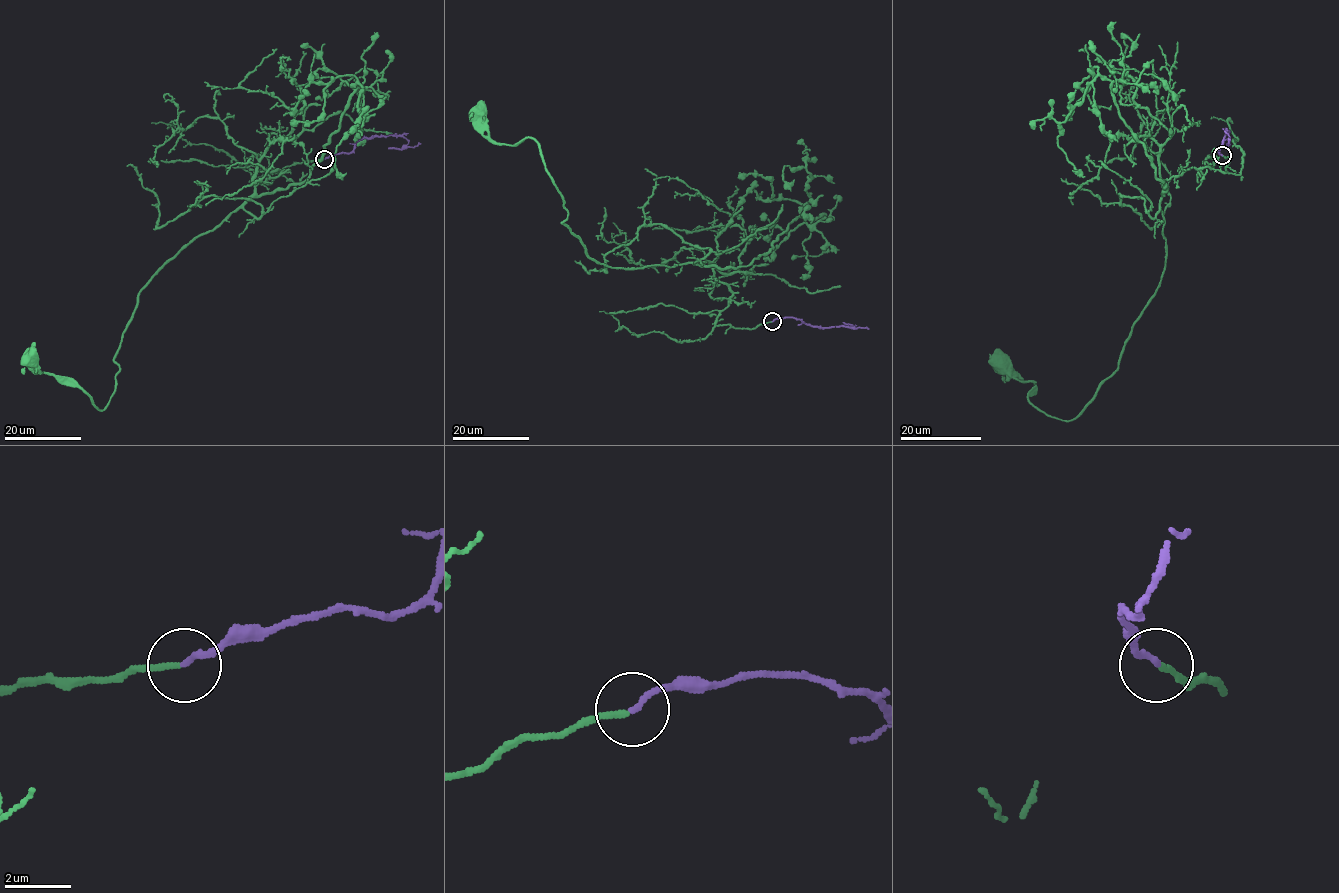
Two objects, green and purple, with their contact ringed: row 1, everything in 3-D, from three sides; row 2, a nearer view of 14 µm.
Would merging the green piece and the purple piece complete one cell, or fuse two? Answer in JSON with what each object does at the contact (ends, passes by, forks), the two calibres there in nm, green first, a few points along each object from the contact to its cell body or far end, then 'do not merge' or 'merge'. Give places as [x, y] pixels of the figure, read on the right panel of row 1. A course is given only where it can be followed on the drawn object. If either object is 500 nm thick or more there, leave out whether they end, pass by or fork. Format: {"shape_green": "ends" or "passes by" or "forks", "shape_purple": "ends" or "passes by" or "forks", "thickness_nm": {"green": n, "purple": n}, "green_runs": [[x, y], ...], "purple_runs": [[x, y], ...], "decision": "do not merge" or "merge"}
{"shape_green": "ends", "shape_purple": "ends", "thickness_nm": {"green": 180, "purple": 190}, "green_runs": [[1222, 155], [1226, 171], [1164, 179], [1165, 268], [1118, 368], [1074, 418], [1035, 408], [1035, 384], [1000, 364]], "purple_runs": [[1222, 155], [1218, 148], [1229, 132], [1226, 131], [1228, 144]], "decision": "merge"}

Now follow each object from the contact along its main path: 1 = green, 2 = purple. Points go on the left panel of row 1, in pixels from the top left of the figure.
1: (324, 159), (268, 174), (284, 170), (163, 266), (138, 294), (105, 407), (67, 377), (41, 373), (30, 357)
2: (324, 159), (350, 153), (363, 138), (402, 136), (408, 141), (401, 149), (388, 148)

